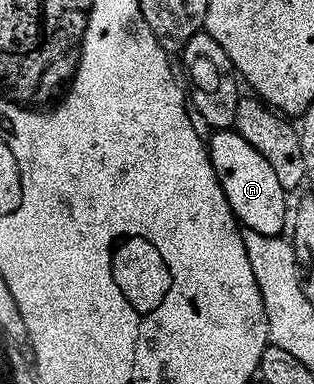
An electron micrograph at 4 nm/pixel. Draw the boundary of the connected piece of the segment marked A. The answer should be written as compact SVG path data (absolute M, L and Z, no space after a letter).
M233 128L214 131L208 137L208 152L212 171L230 213L243 230L251 229L258 239L274 239L288 225L287 194L272 175L267 163Z

